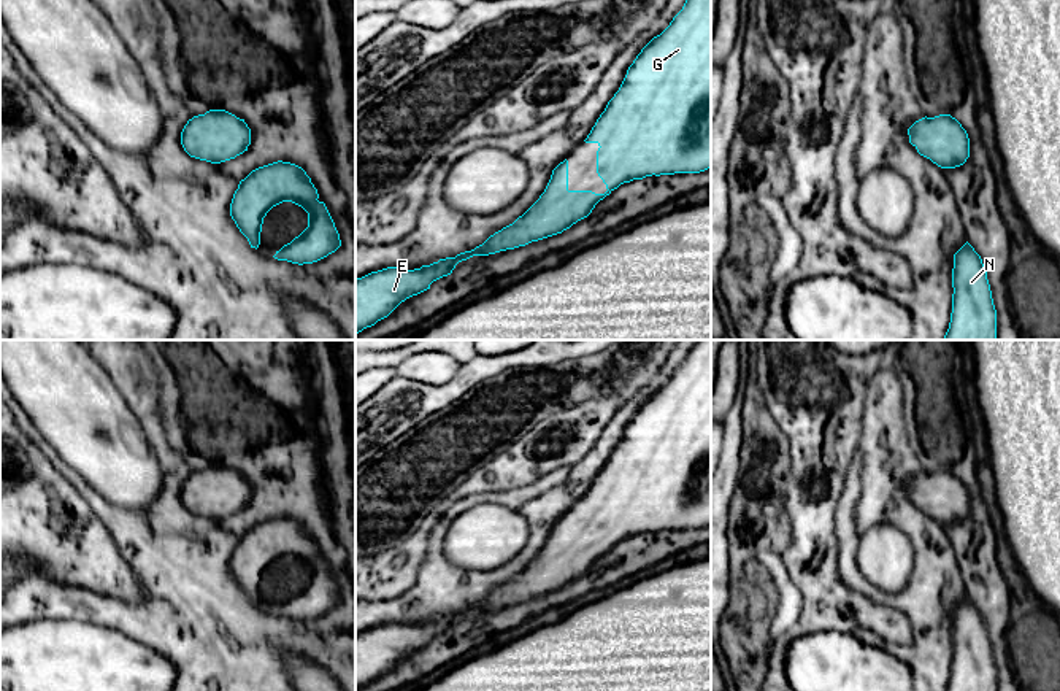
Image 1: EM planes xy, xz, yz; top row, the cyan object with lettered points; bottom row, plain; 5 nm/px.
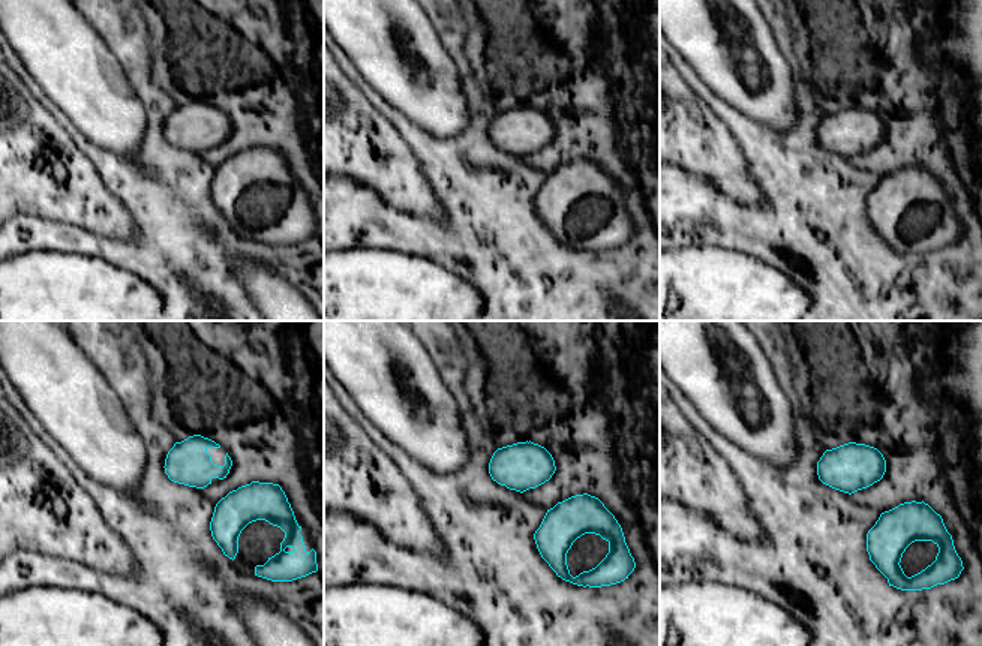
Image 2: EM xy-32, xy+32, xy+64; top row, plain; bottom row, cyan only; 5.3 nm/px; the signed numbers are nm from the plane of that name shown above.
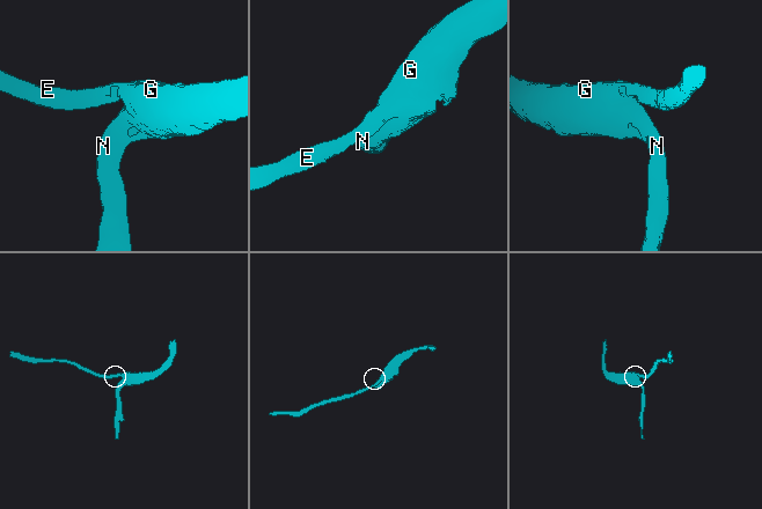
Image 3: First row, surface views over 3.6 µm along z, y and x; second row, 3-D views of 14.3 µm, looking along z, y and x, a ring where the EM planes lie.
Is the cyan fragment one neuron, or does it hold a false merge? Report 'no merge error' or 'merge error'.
no merge error

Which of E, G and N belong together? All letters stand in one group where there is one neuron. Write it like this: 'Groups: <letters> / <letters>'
Groups: E G N

